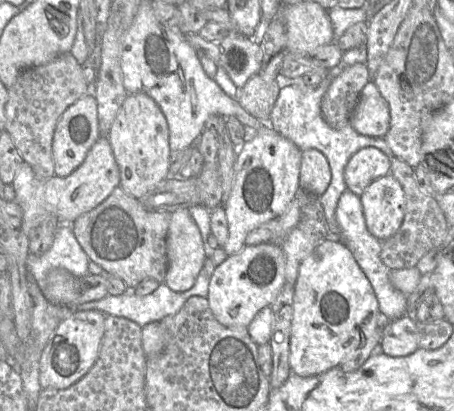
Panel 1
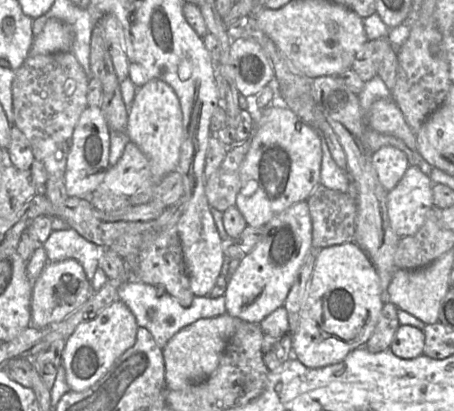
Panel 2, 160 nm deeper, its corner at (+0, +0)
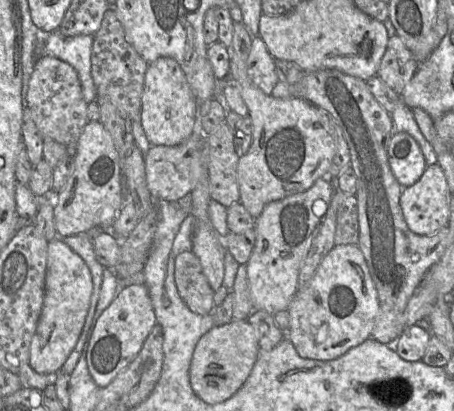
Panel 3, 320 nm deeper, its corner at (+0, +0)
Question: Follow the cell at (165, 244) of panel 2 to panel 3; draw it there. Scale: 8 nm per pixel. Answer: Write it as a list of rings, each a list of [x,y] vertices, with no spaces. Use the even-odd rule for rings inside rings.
[[[192,252],[176,256],[174,277],[180,297],[192,312],[212,314],[215,291],[204,275],[199,259]]]

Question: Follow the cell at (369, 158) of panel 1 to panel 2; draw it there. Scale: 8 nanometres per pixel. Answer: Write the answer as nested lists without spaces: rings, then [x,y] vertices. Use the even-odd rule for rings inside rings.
[[[383,146],[372,154],[372,163],[379,181],[387,191],[392,190],[410,167],[407,155],[393,146]]]

